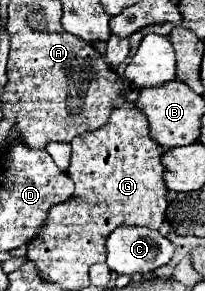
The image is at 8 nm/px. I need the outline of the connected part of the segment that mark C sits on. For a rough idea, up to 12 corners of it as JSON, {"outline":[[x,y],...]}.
{"outline":[[116,227],[106,239],[114,273],[150,273],[174,245],[154,229]]}

